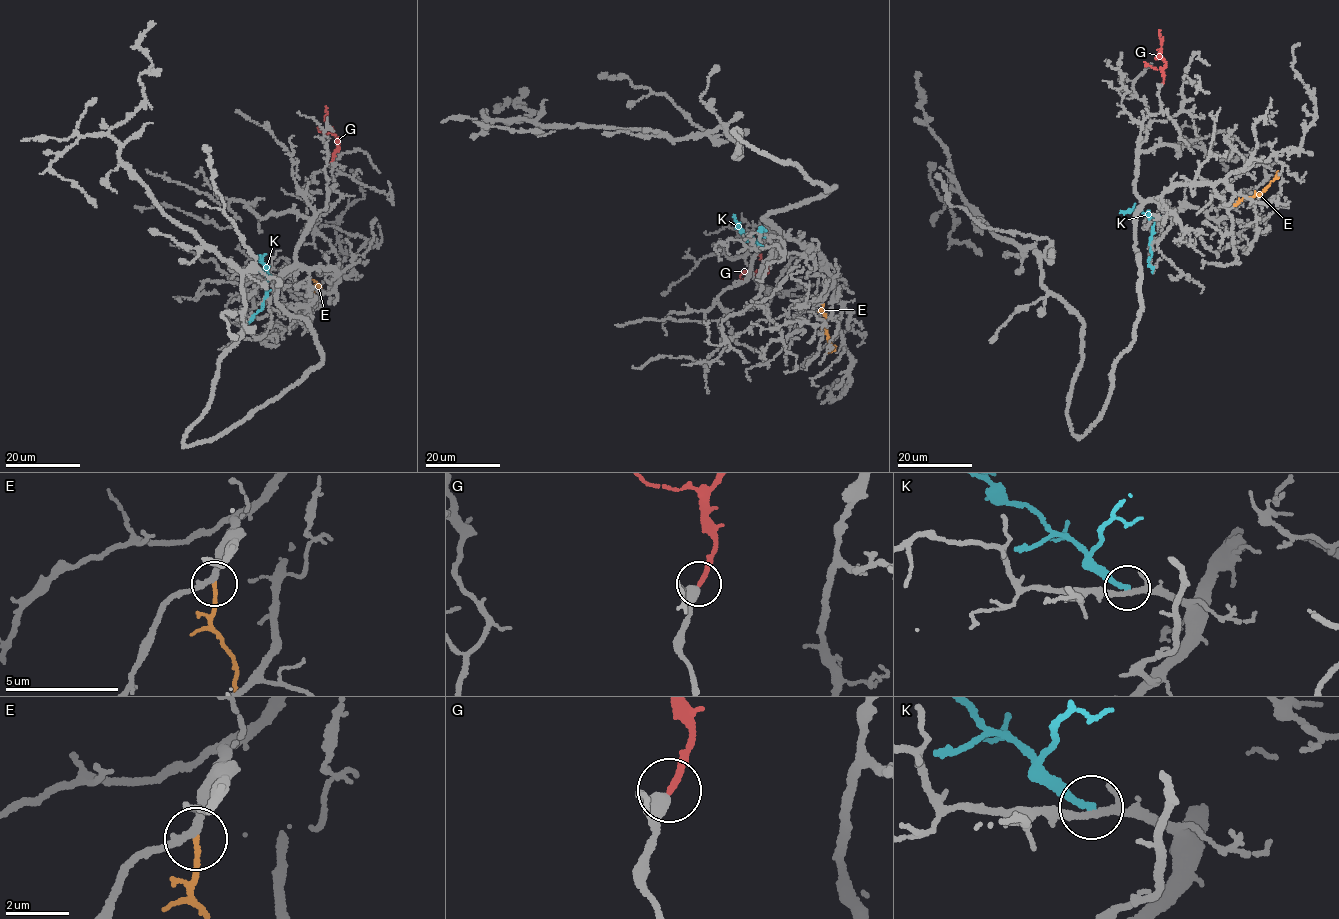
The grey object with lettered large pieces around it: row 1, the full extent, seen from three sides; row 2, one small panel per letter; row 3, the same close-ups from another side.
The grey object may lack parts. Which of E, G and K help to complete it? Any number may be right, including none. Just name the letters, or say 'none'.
G

